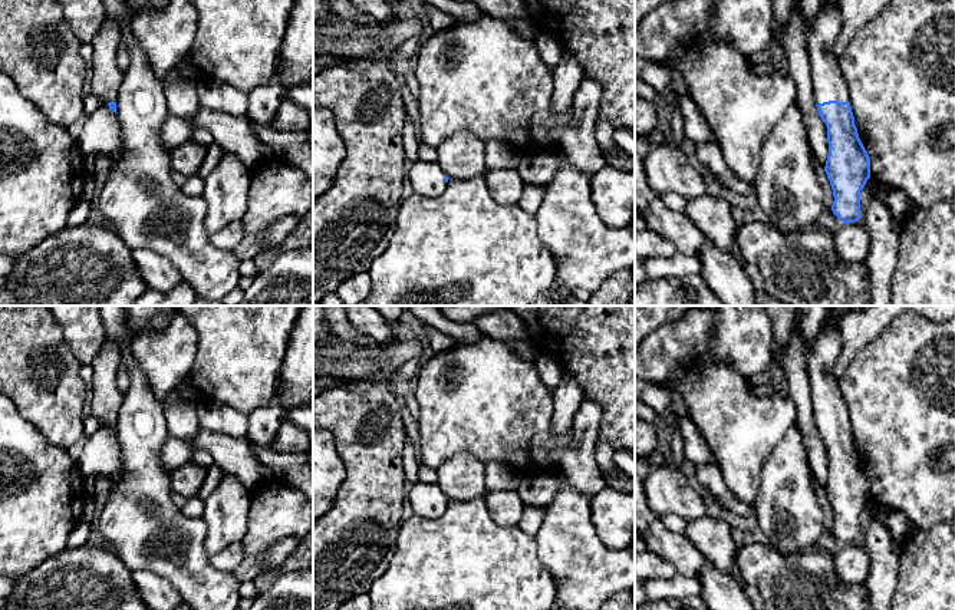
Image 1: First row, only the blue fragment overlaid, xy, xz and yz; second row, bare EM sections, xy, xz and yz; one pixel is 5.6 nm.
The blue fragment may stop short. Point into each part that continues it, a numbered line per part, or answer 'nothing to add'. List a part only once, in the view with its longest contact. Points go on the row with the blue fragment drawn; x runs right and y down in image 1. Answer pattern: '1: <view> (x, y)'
1: yz (827, 82)

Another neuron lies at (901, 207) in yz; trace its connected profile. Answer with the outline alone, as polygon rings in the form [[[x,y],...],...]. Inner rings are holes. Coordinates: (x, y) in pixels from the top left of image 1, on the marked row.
[[[876,184],[872,198],[882,201],[890,208],[896,222],[905,222],[906,218],[918,208],[902,191]]]

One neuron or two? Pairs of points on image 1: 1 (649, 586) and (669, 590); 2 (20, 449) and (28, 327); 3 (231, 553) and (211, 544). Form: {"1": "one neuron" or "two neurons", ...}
{"1": "one neuron", "2": "two neurons", "3": "two neurons"}

